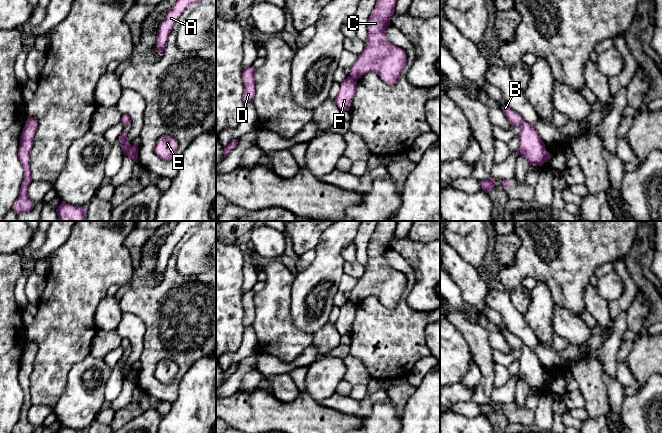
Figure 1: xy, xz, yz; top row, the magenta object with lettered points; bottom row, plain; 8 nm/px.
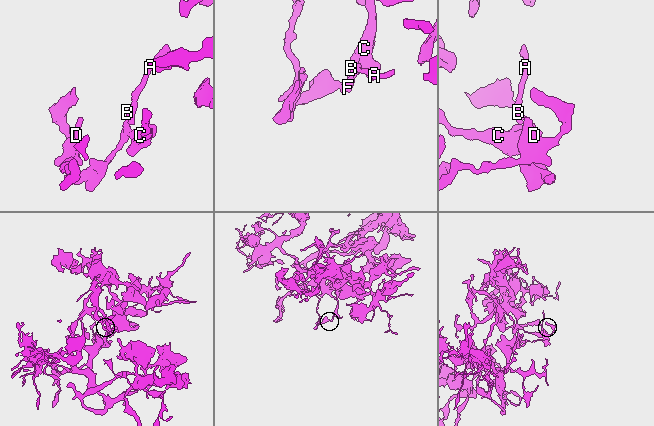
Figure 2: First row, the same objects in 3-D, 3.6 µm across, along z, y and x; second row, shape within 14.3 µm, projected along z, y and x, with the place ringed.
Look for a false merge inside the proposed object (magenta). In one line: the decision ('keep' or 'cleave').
cleave

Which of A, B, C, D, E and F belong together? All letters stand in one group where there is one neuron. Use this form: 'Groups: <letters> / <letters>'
Groups: A B F / C D E

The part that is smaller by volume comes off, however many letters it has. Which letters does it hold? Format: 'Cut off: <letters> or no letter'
Cut off: A, B, F

